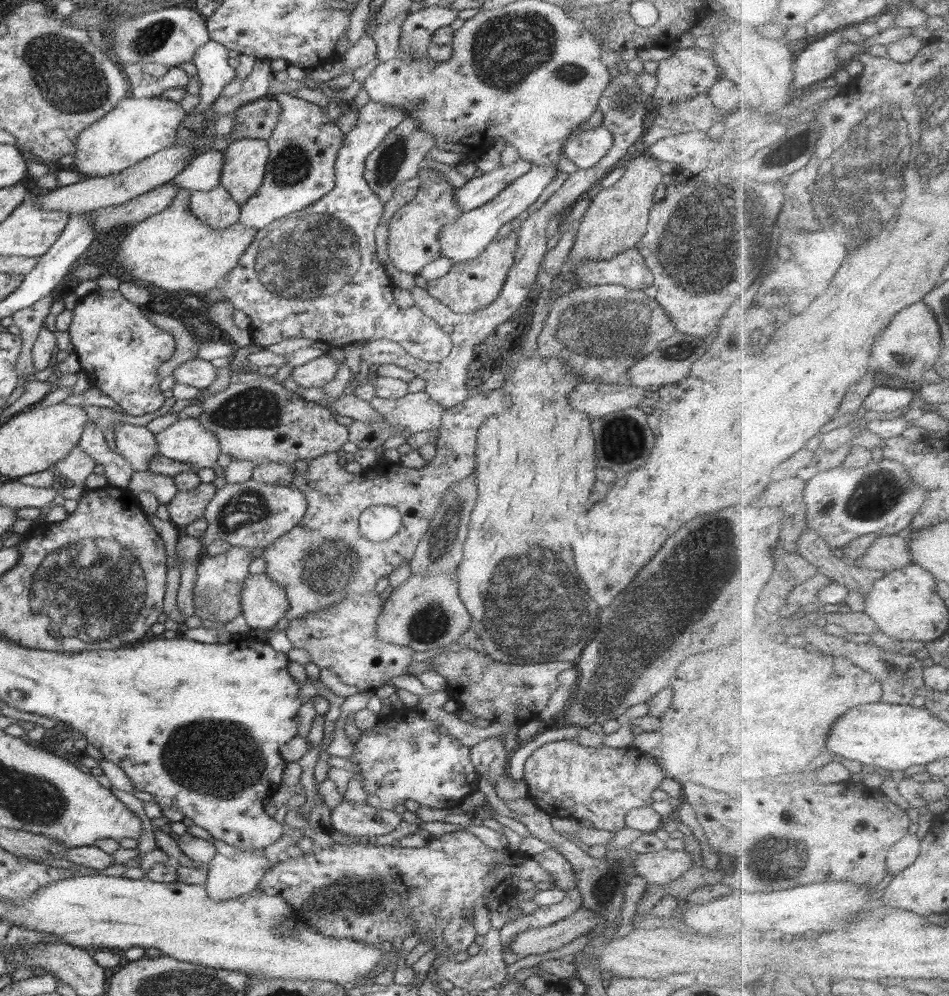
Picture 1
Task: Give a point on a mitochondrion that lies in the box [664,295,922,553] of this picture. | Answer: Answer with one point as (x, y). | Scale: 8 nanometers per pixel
(872, 499)

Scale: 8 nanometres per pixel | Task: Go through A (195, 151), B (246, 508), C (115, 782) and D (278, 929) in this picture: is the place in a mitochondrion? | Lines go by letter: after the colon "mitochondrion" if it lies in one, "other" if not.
A: other
B: mitochondrion
C: other
D: mitochondrion

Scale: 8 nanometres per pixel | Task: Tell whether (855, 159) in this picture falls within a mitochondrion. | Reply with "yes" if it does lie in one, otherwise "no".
yes

